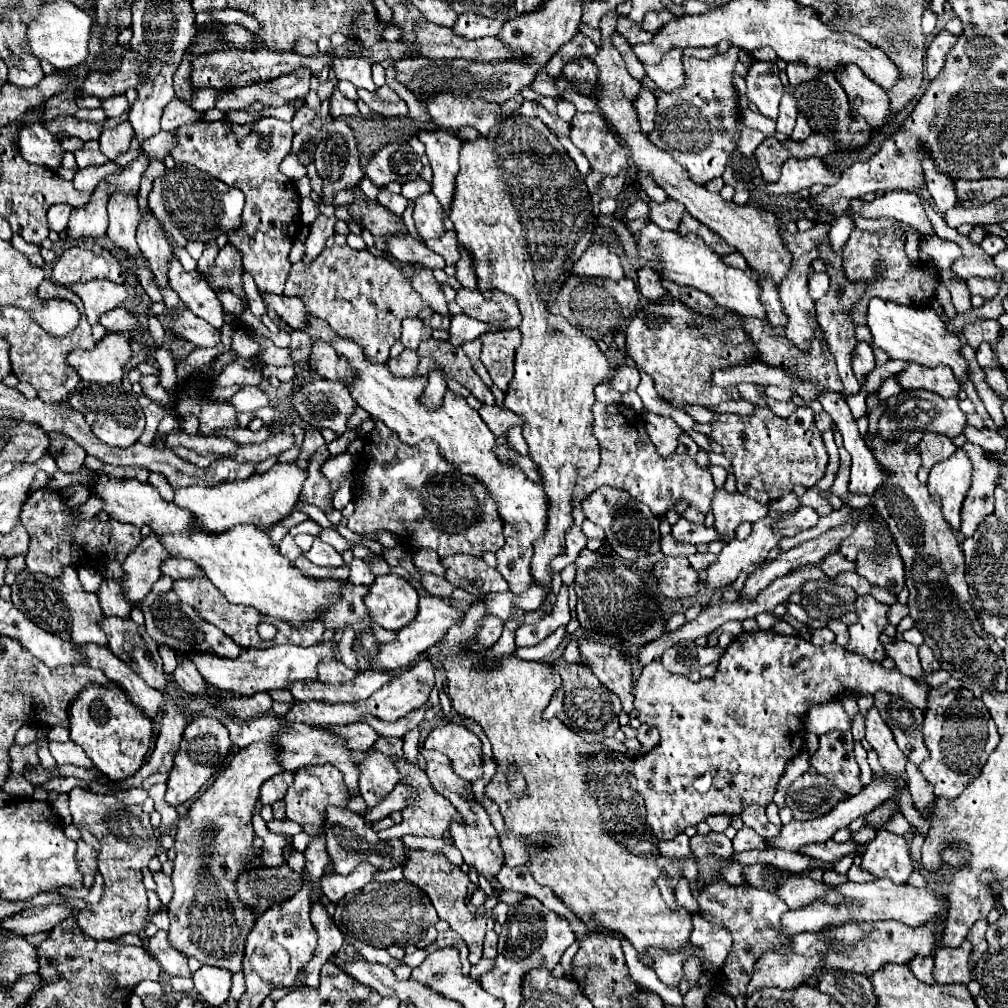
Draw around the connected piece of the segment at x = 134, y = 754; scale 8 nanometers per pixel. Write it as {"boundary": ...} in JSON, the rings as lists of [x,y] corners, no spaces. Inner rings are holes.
{"boundary":[[[88,684],[70,706],[70,740],[82,746],[86,756],[108,780],[126,780],[128,776],[132,776],[144,764],[146,752],[150,748],[150,738],[152,738],[152,722],[148,722],[148,718],[142,714],[140,708],[136,708],[128,698],[124,698],[124,692],[116,684],[110,686]]]}

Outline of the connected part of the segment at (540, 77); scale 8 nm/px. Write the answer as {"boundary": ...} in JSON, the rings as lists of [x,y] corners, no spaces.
{"boundary":[[[540,70],[534,78],[534,82],[530,84],[530,88],[536,92],[536,94],[542,94],[542,96],[552,96],[552,98],[558,98],[558,90],[554,86],[554,78],[550,78],[544,70]]]}

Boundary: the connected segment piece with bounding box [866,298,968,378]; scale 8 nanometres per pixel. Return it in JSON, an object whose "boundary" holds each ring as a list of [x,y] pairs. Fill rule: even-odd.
{"boundary":[[[872,298],[866,314],[866,326],[872,334],[872,346],[884,350],[890,360],[904,360],[910,364],[922,366],[950,366],[956,378],[968,376],[968,364],[960,356],[960,340],[958,336],[946,332],[944,322],[932,308],[908,308],[890,300]]]}

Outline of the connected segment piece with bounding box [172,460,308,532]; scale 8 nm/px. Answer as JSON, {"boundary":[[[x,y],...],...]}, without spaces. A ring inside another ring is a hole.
{"boundary":[[[298,460],[276,462],[268,472],[254,474],[248,480],[234,480],[228,484],[218,484],[216,488],[180,488],[176,490],[172,502],[176,502],[180,508],[188,508],[192,516],[200,520],[200,528],[204,528],[204,532],[226,532],[236,524],[254,524],[266,530],[284,520],[294,510],[306,478],[308,468],[300,468]]]}

